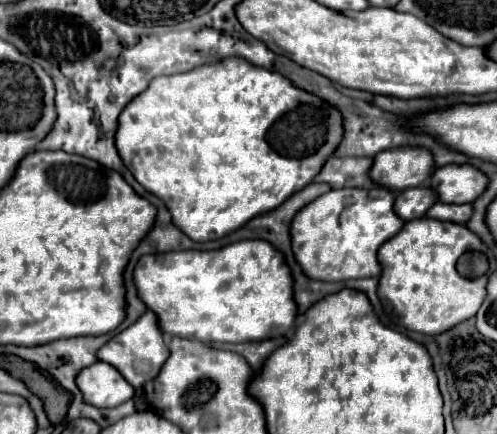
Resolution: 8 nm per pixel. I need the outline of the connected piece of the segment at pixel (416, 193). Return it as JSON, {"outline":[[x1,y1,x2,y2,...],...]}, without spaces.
{"outline":[[413,187,413,189,405,189,397,195,397,203,395,203,395,211,401,219,405,221,413,221,419,219,427,213,427,209,437,201,437,195,431,187]]}

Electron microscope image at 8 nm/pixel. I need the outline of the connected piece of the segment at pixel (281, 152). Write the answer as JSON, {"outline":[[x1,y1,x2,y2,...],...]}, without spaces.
{"outline":[[227,57,225,61,219,63,209,63,209,65,199,65,197,69,191,69,187,73,177,73,177,75,167,75,167,77,157,77,151,81,151,85,133,99,123,113,119,115,119,129,115,137,117,151,127,165,127,169,135,175,135,179,153,195,157,195,169,209,173,223,193,241,217,241,241,227,245,227,251,219,269,213,277,207,281,207,291,195,307,187,319,169,323,169,325,161,335,155,337,147,341,145,345,135,343,127,343,113,331,105,329,101,299,89,289,81,287,77,281,77,281,73,273,73,269,69,257,69,255,65,249,65,249,61,241,61,239,57]]}

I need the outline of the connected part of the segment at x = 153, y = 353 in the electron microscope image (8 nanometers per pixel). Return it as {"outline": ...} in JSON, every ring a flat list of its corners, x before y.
{"outline":[[145,311,145,315,137,323,133,323,131,327,121,331,115,339,111,339,105,347,101,347,97,357,101,361,109,361,109,365,113,365,135,389,143,387,147,381,153,381,153,377,157,377,157,373,161,371,161,365,169,357,169,349,163,341,163,333,157,321,157,313]]}

